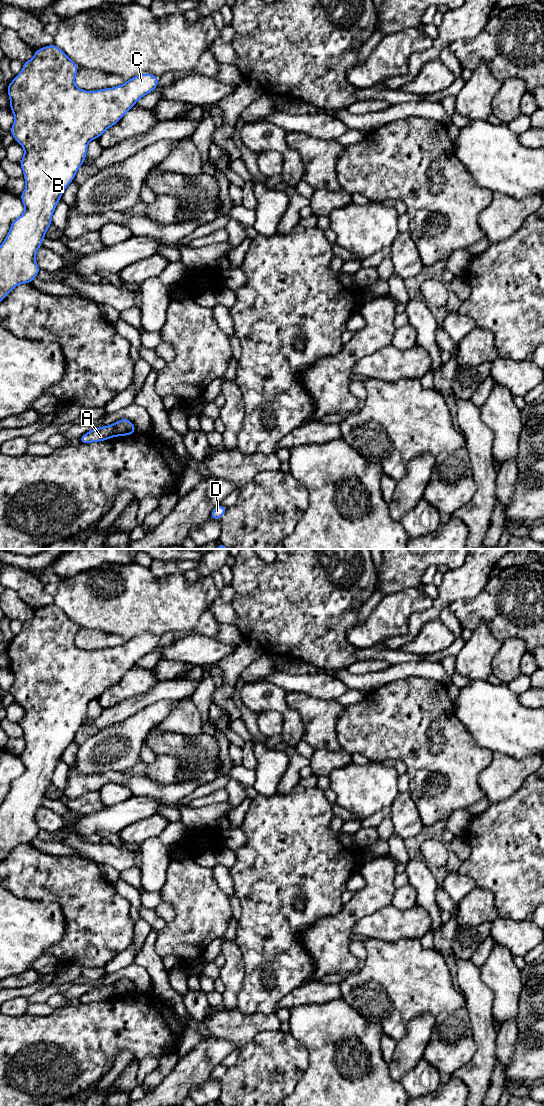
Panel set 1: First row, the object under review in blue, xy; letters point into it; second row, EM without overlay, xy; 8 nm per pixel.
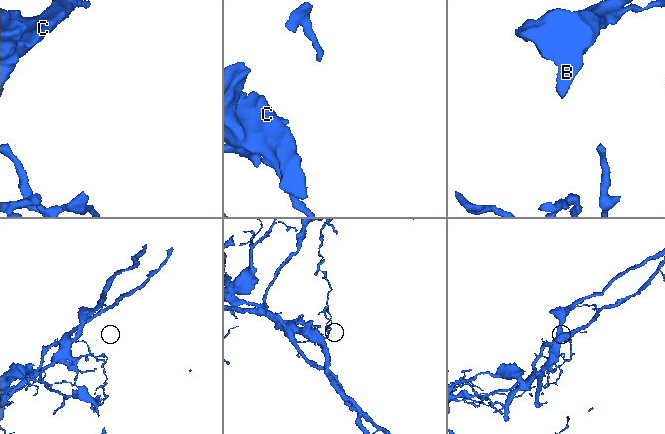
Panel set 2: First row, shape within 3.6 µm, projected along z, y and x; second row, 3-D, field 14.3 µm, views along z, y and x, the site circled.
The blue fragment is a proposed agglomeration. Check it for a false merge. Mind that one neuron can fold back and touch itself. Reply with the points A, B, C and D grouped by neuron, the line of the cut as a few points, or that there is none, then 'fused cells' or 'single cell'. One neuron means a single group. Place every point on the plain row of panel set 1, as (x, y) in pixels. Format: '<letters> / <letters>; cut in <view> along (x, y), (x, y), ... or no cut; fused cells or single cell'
A B C / D; cut in xy along (113, 984), (117, 995); fused cells

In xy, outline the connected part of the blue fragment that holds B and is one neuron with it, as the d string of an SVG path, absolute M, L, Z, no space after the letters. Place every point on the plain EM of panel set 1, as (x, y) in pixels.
M52 604L35 610L34 617L23 622L21 632L7 646L9 667L15 677L9 692L24 708L19 725L24 733L26 747L19 756L25 771L11 783L10 791L0 804L0 862L19 844L32 843L41 831L36 823L36 812L42 806L46 792L52 784L53 773L63 752L74 741L76 732L84 724L89 702L98 699L108 688L117 684L139 659L157 648L160 640L150 633L142 633L128 639L123 645L86 651L75 645L78 629L74 621Z

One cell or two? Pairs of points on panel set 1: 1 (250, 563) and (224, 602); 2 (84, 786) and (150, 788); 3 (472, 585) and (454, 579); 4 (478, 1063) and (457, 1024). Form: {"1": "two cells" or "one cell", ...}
{"1": "two cells", "2": "one cell", "3": "one cell", "4": "two cells"}

